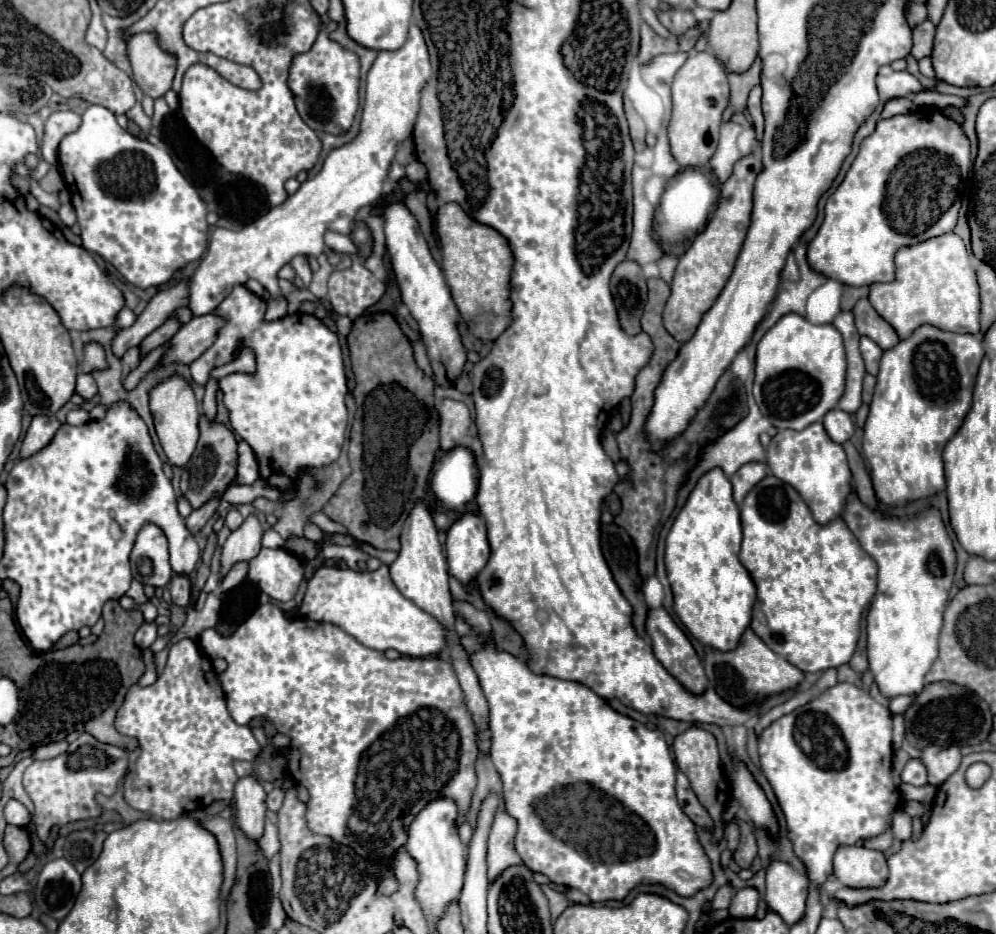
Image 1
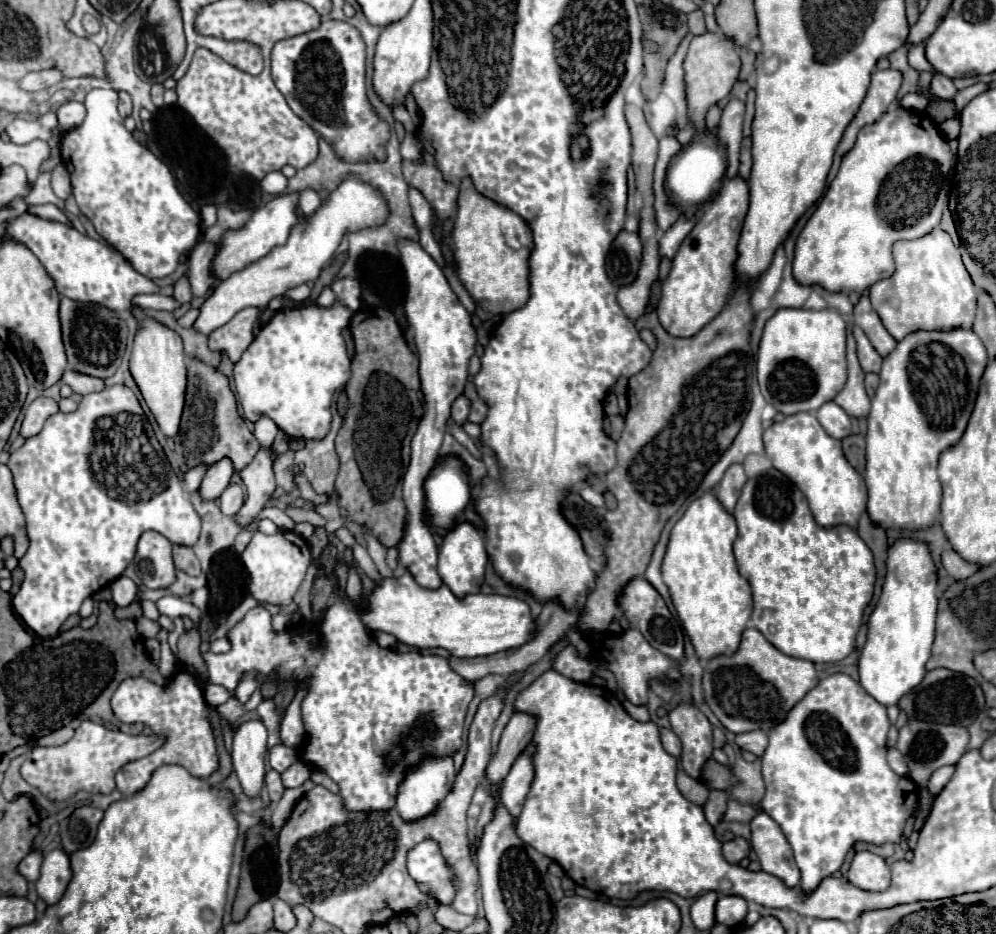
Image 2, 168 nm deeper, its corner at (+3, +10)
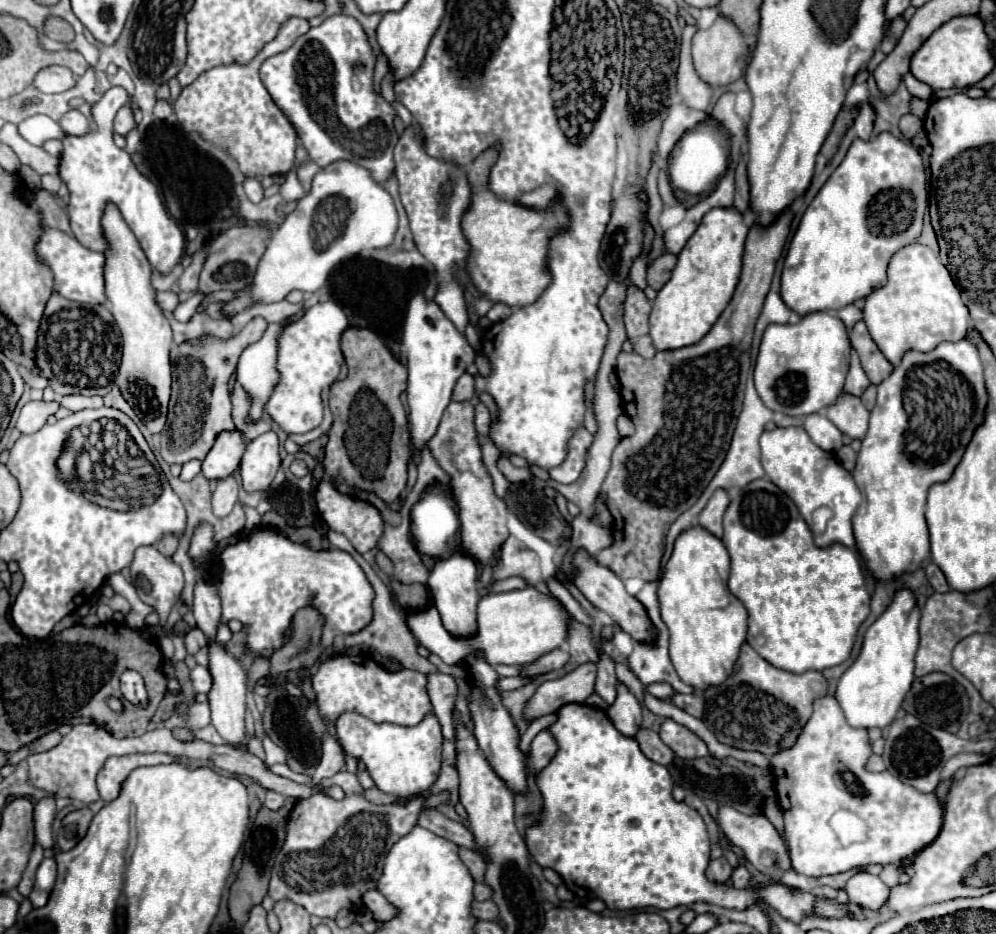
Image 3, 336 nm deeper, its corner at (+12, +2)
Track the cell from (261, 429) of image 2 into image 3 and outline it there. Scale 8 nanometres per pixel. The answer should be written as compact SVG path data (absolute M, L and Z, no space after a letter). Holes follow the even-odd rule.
M269 323L263 337L245 347L237 361L235 379L253 399L249 421L255 421L263 415L263 407L279 383L277 343L281 331L283 323Z

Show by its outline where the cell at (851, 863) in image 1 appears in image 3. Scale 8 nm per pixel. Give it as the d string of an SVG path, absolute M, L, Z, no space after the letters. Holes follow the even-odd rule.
M859 871L849 879L845 891L849 895L849 903L877 913L889 899L891 889L877 875Z

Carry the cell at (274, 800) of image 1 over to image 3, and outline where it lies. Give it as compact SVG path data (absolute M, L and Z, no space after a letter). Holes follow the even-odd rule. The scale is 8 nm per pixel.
M267 791L263 803L265 803L265 807L269 807L269 809L281 809L283 801L285 801L285 795L281 795L281 793L277 793L277 791Z

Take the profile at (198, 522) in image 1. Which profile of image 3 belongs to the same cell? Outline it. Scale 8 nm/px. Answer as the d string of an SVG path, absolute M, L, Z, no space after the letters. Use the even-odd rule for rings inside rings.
M233 429L233 431L221 431L203 459L203 475L207 479L223 479L229 477L237 471L243 453L247 447L247 439L243 431Z

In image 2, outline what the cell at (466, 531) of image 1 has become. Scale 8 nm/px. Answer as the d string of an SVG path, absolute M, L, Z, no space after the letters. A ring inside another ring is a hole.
M468 521L456 523L446 533L442 547L440 547L440 557L438 557L438 573L444 581L444 585L448 585L454 591L454 595L458 595L458 597L480 591L480 585L484 583L486 563L488 563L488 557L486 557L482 533Z

